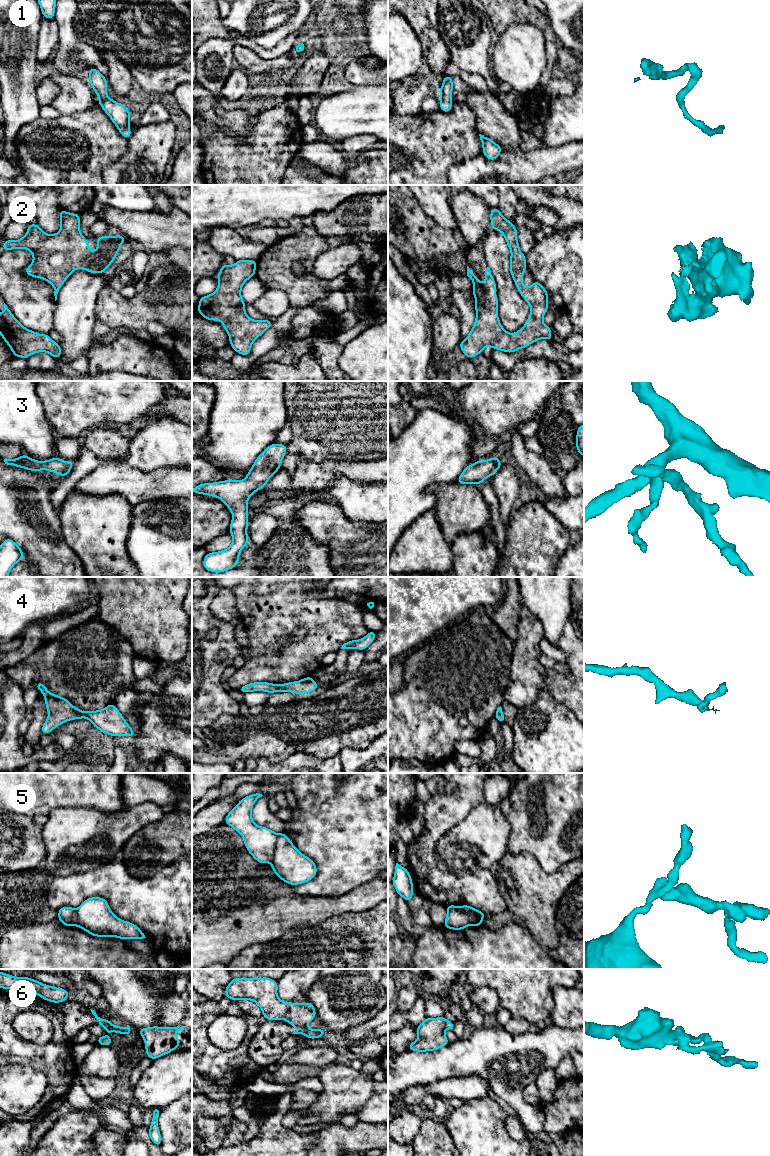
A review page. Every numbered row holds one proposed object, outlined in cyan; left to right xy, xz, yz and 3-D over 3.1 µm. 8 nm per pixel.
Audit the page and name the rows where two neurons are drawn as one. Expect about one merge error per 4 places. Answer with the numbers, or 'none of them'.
5, 6

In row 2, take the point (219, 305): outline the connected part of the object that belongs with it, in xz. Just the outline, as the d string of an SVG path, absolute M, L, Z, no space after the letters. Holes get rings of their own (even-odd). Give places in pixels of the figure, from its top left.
M237 260L234 265L223 264L219 274L218 287L210 295L200 297L197 310L206 320L221 321L227 331L230 345L236 353L250 354L253 342L272 326L271 320L253 320L245 312L245 302L241 290L245 282L255 276L256 260Z

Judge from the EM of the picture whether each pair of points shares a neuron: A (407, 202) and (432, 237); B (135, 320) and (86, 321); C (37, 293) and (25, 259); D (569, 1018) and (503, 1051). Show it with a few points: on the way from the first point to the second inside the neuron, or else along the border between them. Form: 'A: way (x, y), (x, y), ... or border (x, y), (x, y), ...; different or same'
A: way (409, 211), (424, 228); same
B: border (98, 295), (95, 301), (95, 318); different
C: way (29, 285), (19, 275), (19, 267); same
D: border (552, 1023), (559, 1027), (573, 1029); different

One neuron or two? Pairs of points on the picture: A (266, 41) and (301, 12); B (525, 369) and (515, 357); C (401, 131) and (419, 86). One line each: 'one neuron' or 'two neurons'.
A: one neuron
B: two neurons
C: two neurons

